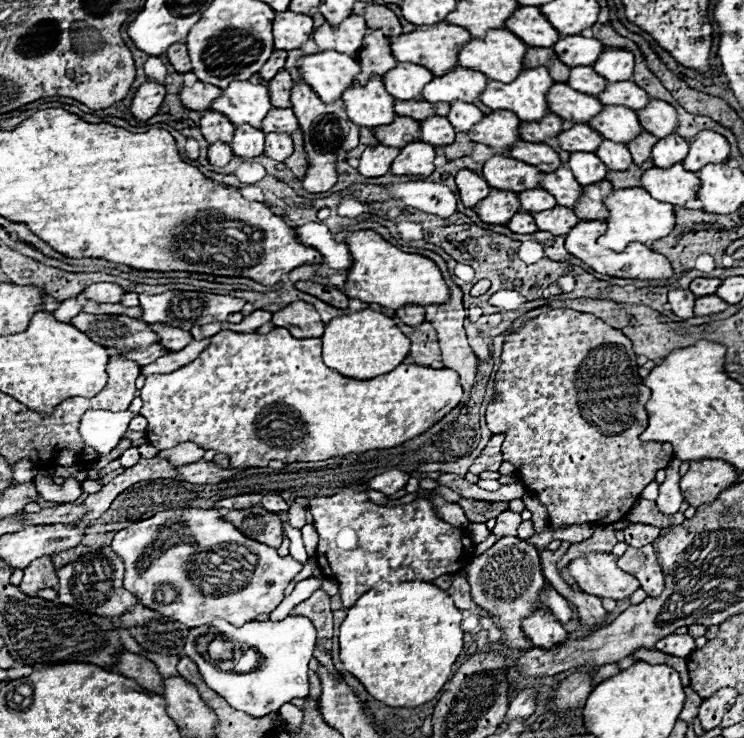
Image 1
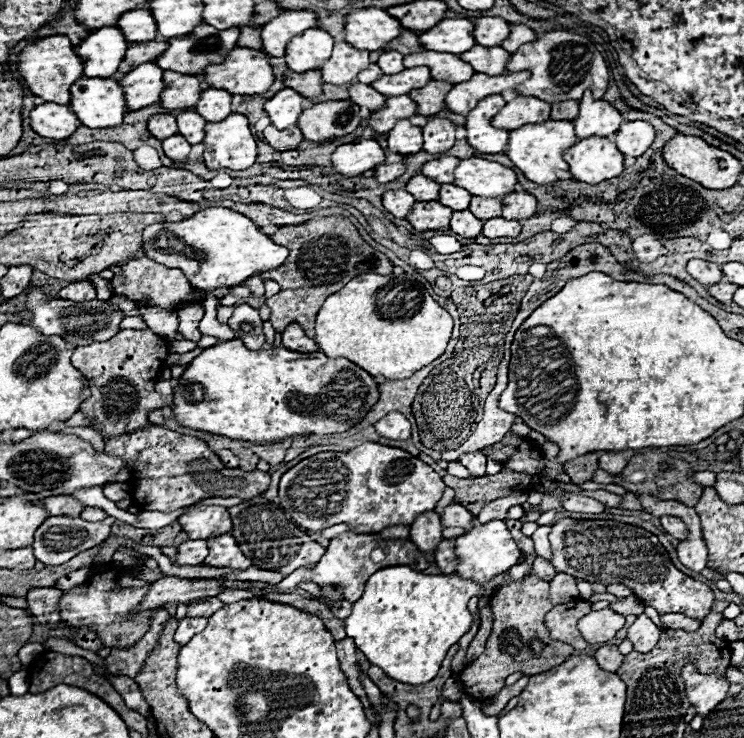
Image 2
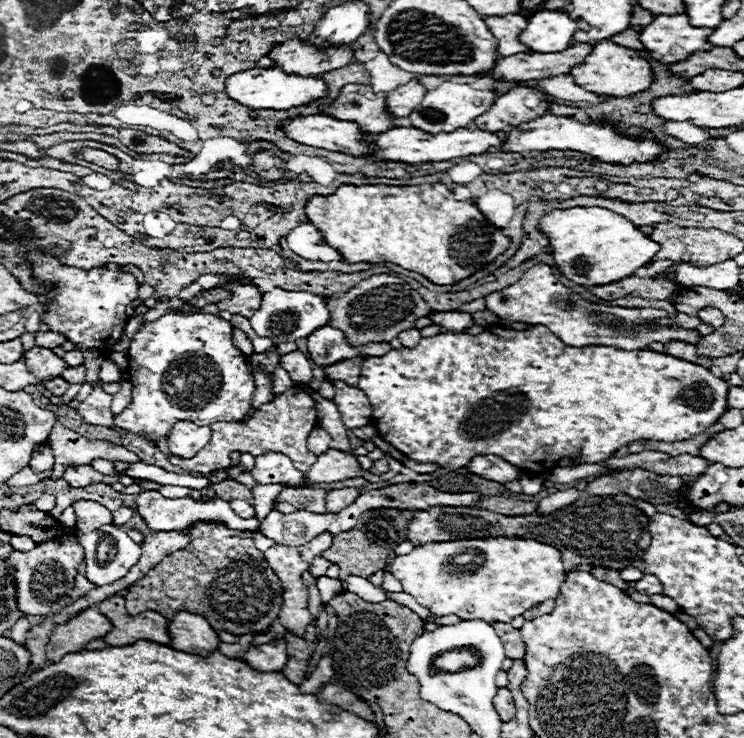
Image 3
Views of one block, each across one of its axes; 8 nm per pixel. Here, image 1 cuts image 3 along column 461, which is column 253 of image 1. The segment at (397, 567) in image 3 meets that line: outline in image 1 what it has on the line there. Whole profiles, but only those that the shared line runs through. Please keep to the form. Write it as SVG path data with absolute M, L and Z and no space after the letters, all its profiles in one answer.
M182 508L158 512L152 518L118 530L110 548L126 566L124 588L138 596L140 604L146 608L178 620L188 628L210 624L216 618L224 618L234 626L242 626L244 622L254 620L258 614L270 614L284 600L284 590L290 580L302 570L302 564L292 556L278 556L274 548L240 534L230 522L218 516L216 508Z

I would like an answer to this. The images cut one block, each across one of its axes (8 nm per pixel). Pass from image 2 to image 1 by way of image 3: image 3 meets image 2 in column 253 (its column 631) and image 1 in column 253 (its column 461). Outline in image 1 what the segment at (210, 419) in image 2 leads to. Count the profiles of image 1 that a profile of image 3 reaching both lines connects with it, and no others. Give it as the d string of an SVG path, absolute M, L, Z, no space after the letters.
M274 328L268 334L242 334L222 330L212 336L210 346L190 364L170 372L152 374L140 390L144 406L140 414L148 420L146 436L158 450L180 442L196 442L204 450L228 454L230 466L264 468L270 460L320 462L344 454L362 454L400 446L434 426L460 404L462 386L458 374L450 368L428 368L418 364L400 364L390 374L370 380L340 376L324 366L320 338L294 338L286 328Z

